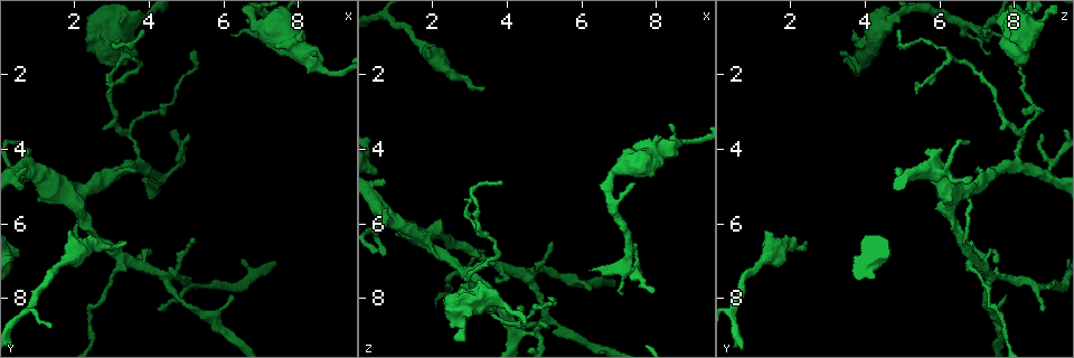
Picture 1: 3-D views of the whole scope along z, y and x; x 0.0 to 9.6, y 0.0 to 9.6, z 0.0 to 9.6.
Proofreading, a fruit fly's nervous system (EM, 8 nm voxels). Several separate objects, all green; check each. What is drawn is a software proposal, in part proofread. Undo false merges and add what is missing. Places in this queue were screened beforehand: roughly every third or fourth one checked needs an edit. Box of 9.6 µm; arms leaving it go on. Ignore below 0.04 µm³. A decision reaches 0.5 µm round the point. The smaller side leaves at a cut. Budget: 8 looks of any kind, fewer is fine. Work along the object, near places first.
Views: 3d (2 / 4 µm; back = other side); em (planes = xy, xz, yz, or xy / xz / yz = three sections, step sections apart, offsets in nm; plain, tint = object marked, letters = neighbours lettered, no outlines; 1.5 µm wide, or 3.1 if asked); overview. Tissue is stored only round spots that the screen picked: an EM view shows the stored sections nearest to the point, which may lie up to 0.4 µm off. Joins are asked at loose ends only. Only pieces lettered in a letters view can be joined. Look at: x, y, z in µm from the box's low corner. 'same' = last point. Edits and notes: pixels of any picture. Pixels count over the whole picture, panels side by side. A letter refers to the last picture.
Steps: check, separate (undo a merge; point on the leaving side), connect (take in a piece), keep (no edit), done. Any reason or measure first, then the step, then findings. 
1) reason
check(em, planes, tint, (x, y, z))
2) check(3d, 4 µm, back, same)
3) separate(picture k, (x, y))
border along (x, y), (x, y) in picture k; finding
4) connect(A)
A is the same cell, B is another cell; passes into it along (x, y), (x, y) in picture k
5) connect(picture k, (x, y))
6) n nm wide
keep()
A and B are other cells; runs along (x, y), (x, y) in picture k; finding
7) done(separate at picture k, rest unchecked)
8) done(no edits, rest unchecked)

an open end
check(em, planes, tint, (3.70, 1.30, 8.40))

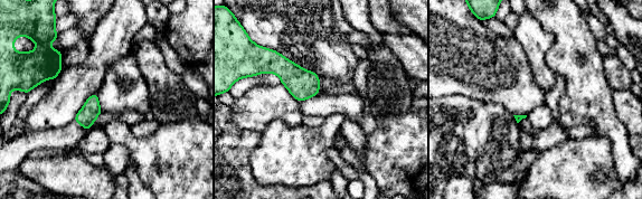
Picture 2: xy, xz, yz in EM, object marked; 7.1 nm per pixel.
see the neighbours
check(em, planes, letters, same)

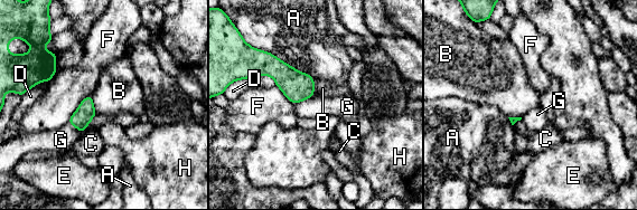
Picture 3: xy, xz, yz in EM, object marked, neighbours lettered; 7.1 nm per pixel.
keep()
A, B, C, D, E, F, G and H are other cells; border along (312, 78), (315, 94) in picture 3; no lettered piece goes on from it

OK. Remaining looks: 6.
branch stops here
check(3d, 4 µm, (3.65, 4.60, 7.10))

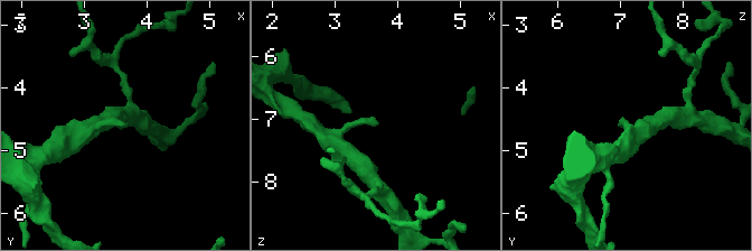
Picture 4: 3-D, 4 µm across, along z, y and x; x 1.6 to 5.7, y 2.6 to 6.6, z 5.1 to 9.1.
need the tissue
check(em, planes, letters, (3.70, 4.60, 7.10))

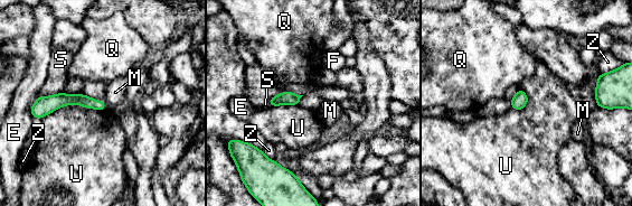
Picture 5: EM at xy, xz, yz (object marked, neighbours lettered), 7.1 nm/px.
U touches over 460 nm
keep()
E, F, M, Q, S, U and Z are other cells; runs along (40, 101), (83, 100), (101, 108) in picture 5; none of them fits

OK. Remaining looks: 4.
three arms meet
check(3d, 2 µm, (4.35, 7.40, 7.45))

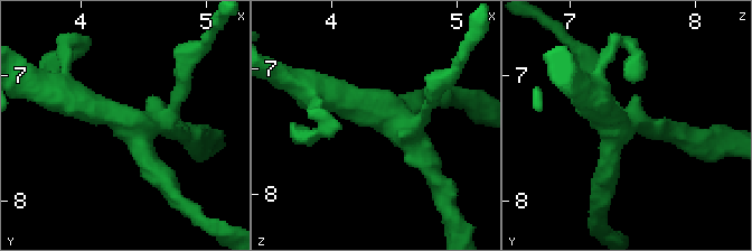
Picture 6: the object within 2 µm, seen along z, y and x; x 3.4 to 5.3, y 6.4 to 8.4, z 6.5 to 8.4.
check(em, yz, step 8, tint, (4.40, 7.36, 7.38))

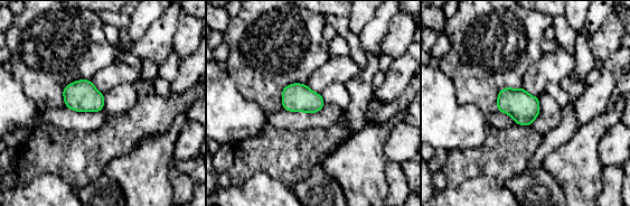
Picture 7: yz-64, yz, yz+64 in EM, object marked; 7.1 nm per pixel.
another direction
check(em, planes, letters, same)

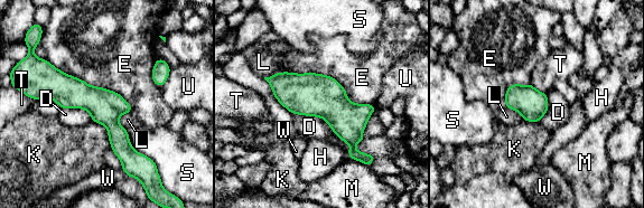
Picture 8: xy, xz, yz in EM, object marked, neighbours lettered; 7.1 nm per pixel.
220 nm wide
keep()
D, E, H, K, L, M, S, T, U and W are other cells; runs along (270, 79), (313, 94), (361, 158) in picture 8; continuous, no second cell

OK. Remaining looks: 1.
done(no edits, rest unchecked)

